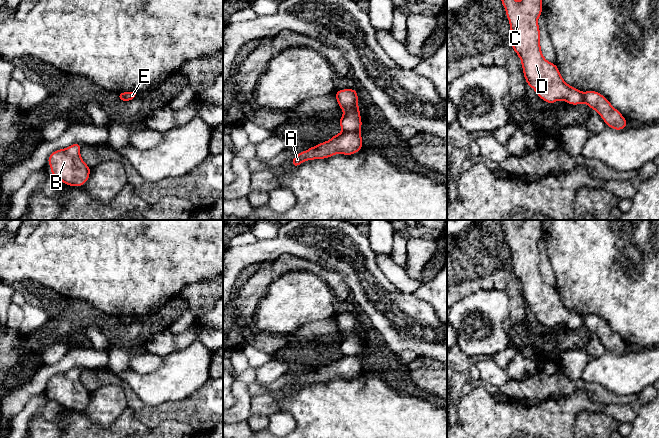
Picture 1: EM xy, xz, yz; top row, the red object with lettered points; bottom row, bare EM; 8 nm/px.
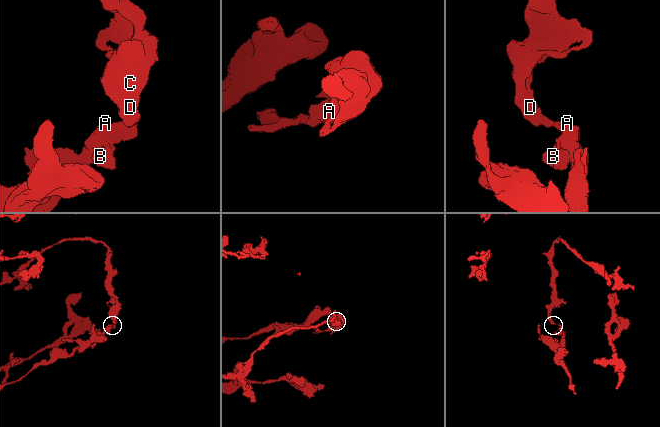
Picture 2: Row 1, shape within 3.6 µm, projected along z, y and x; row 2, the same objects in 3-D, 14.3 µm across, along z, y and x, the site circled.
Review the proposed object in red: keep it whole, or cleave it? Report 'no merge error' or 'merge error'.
merge error

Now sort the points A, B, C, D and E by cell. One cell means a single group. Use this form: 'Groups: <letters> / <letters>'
Groups: A B E / C D

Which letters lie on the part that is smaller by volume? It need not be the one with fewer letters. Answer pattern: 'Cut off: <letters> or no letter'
Cut off: A, B, E

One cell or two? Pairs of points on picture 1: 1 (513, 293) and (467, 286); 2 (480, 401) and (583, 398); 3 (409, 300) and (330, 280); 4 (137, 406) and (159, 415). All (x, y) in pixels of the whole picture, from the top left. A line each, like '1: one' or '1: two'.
1: one
2: one
3: two
4: one

